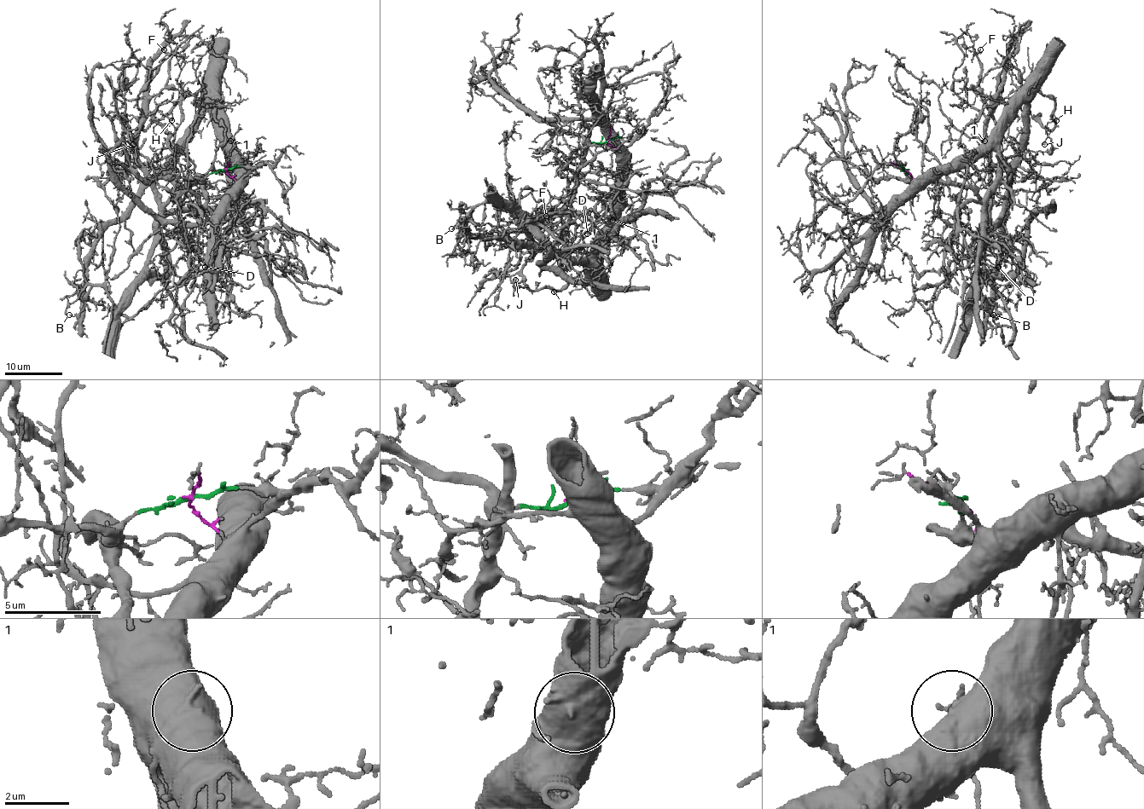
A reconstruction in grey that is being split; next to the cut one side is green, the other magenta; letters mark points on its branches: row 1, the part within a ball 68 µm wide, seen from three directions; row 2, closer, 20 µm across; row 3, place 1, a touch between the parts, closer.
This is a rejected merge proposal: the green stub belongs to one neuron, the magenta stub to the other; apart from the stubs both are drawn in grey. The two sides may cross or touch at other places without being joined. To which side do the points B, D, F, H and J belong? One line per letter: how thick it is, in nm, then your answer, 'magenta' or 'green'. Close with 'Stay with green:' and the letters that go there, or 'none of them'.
B: 120 nm | green
D: 160 nm | magenta
F: 90 nm | green
H: 160 nm | magenta
J: 180 nm | magenta
Stay with green: B, F

